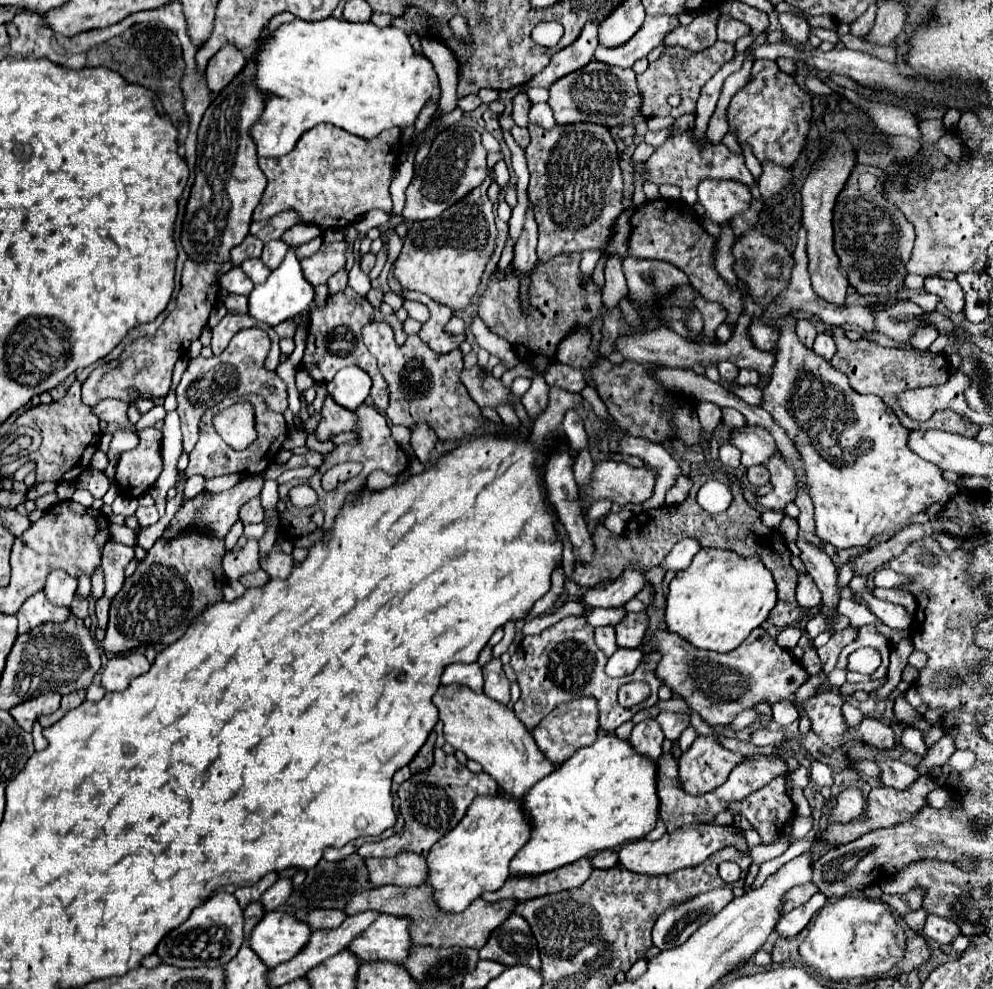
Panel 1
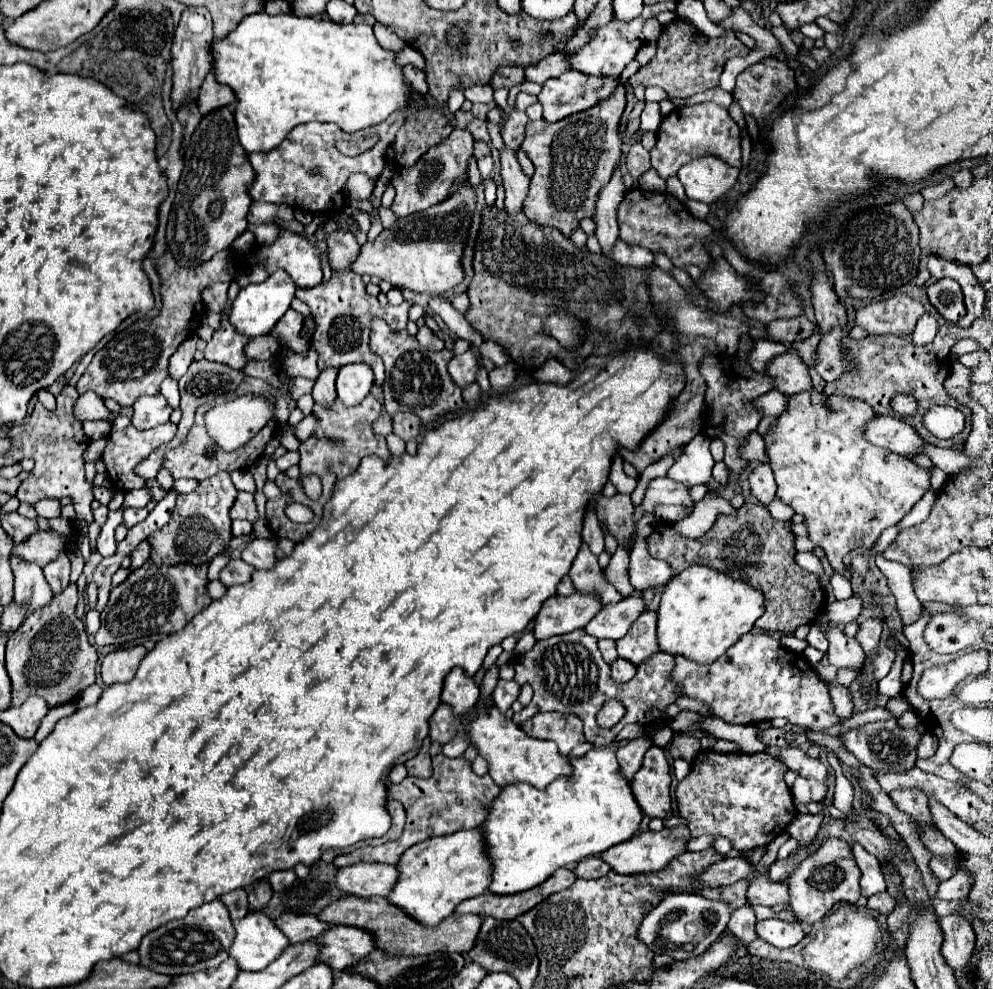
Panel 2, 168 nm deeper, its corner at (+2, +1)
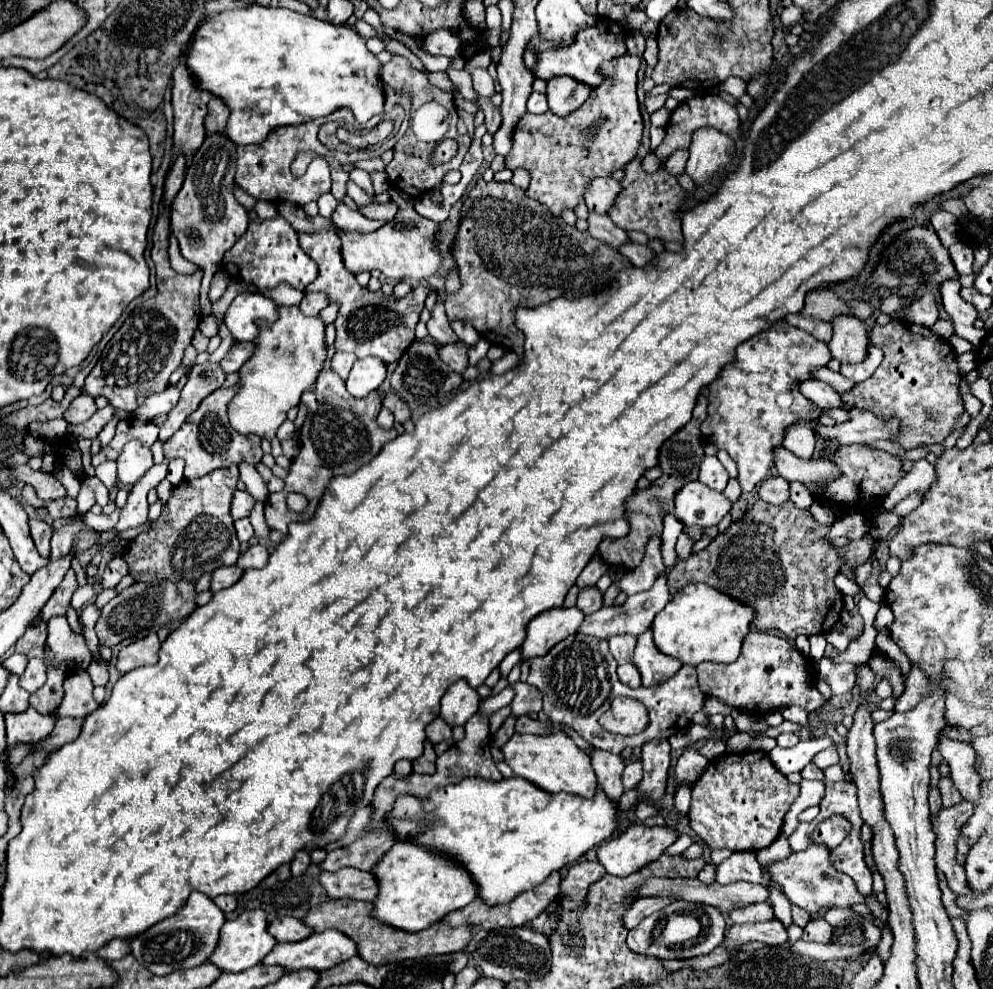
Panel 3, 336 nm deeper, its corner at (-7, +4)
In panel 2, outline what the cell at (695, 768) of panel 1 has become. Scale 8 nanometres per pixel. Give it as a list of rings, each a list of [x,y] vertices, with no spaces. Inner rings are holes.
[[[699,752],[693,760],[691,772],[677,784],[675,798],[679,806],[679,814],[689,820],[689,830],[693,836],[725,836],[733,840],[735,850],[759,848],[771,844],[781,832],[787,830],[789,822],[797,816],[797,808],[793,804],[793,796],[783,780],[787,766],[777,758],[761,752],[761,754],[721,754],[721,752]]]

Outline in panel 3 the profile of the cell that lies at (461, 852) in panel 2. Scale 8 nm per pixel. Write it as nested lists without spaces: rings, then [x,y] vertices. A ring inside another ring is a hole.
[[[396,843],[392,845],[382,859],[370,869],[378,883],[378,895],[374,899],[372,917],[400,931],[422,931],[428,925],[440,921],[450,911],[462,909],[476,899],[474,881],[470,881],[468,873],[454,865],[454,861],[446,857],[438,857],[418,845]]]

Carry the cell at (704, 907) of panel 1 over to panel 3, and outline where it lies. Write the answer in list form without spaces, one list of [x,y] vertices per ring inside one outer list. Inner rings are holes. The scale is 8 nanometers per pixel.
[[[674,901],[666,905],[662,911],[656,911],[650,917],[642,919],[640,925],[628,933],[626,945],[630,951],[648,957],[690,959],[698,955],[708,955],[712,949],[716,949],[724,939],[724,931],[726,931],[726,919],[716,907]]]

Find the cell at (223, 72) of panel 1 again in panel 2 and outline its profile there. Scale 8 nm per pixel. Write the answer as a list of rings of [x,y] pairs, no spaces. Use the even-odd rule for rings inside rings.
[[[209,70],[209,74],[203,80],[203,86],[199,90],[199,98],[197,98],[199,110],[201,114],[209,114],[213,108],[221,108],[223,104],[235,104],[235,94],[231,90],[231,86],[219,84],[215,80],[215,70]]]

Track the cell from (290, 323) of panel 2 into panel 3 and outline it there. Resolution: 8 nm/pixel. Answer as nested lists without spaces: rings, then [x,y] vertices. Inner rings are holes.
[[[306,293],[300,303],[300,309],[304,315],[318,315],[328,303],[330,299],[326,293]]]

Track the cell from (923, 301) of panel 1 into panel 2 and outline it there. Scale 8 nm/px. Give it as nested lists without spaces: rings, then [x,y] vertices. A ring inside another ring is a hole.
[[[901,294],[859,308],[855,312],[855,326],[861,326],[869,334],[907,334],[915,328],[923,312],[921,302]]]

